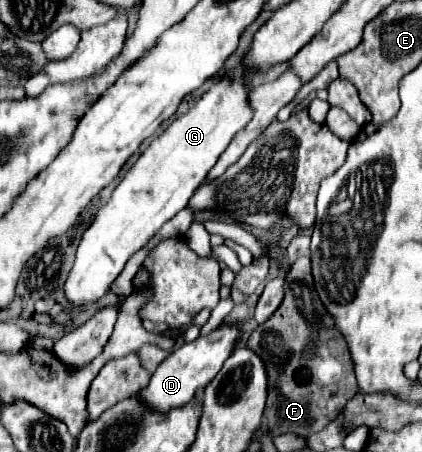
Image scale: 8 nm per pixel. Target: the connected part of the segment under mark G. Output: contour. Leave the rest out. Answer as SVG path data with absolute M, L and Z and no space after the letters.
M239 66L225 74L223 80L203 94L187 114L175 118L169 128L151 142L117 184L109 202L99 208L81 238L75 264L65 282L65 296L71 306L83 306L107 292L129 256L143 248L169 218L187 206L195 188L203 184L221 152L251 116L251 108L247 106L245 72L243 66Z

